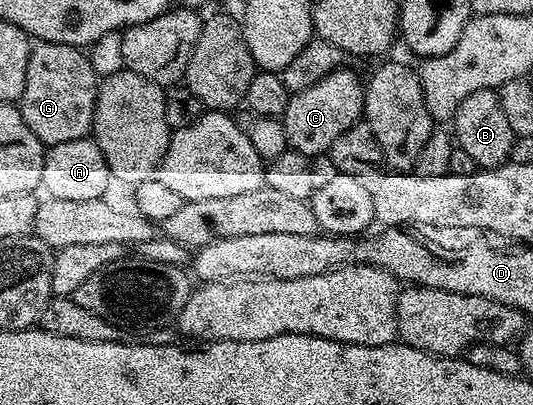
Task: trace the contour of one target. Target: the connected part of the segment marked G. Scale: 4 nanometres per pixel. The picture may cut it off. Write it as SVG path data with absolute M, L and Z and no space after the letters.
M41 41L31 46L26 63L26 83L18 108L26 127L45 147L88 137L96 110L98 78L83 48Z

